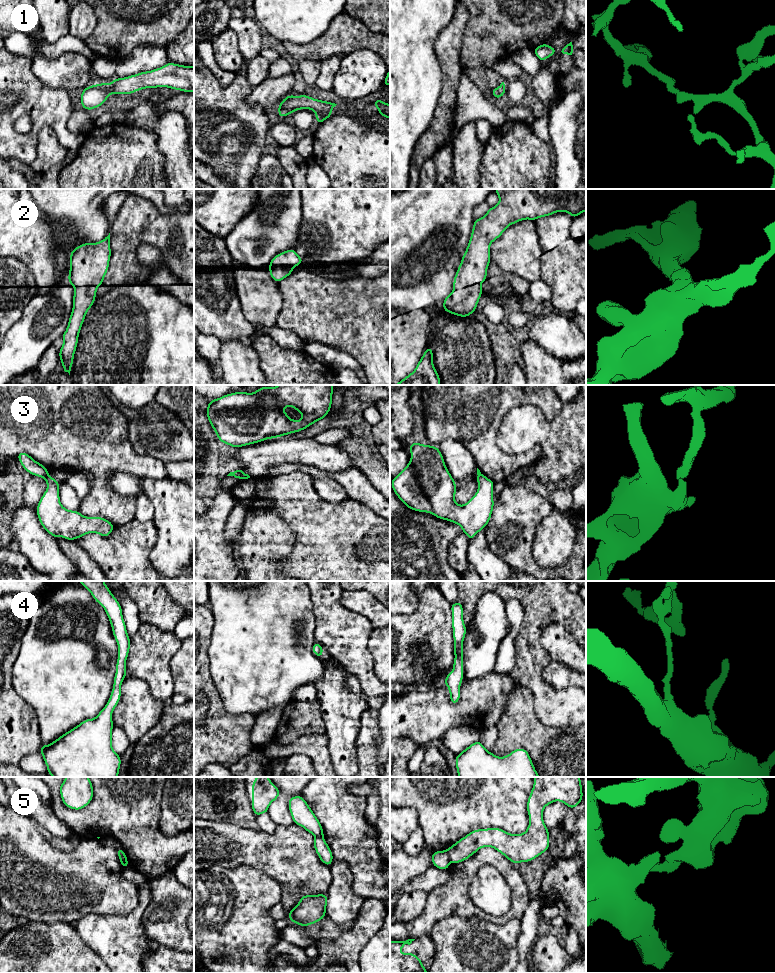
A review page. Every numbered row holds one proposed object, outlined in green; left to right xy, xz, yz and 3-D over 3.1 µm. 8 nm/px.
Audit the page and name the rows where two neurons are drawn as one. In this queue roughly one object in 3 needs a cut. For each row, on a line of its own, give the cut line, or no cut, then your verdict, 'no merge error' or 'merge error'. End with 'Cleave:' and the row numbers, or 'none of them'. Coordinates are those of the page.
1: no cut | no merge error
2: no cut | no merge error
3: xy (47, 474), (44, 477) | merge error
4: no cut | no merge error
5: yz (447, 850), (451, 861) | merge error
Cleave: 3, 5

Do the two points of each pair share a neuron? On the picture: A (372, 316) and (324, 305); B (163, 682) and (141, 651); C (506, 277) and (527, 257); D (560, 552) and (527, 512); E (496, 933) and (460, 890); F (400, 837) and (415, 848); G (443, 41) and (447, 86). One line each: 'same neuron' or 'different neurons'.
A: same neuron
B: same neuron
C: different neurons
D: different neurons
E: different neurons
F: different neurons
G: same neuron

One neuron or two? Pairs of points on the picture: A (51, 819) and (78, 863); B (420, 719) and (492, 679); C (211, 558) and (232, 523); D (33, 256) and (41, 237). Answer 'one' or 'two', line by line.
A: two
B: one
C: two
D: one

